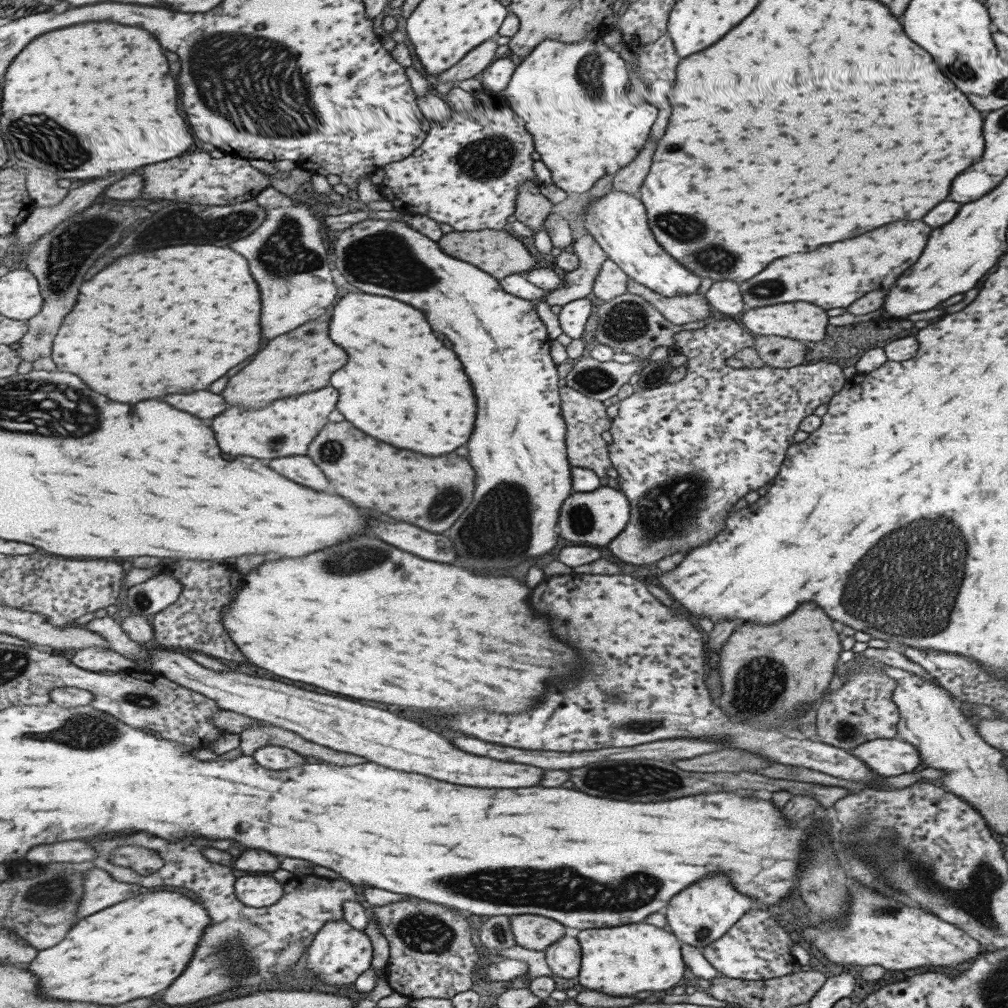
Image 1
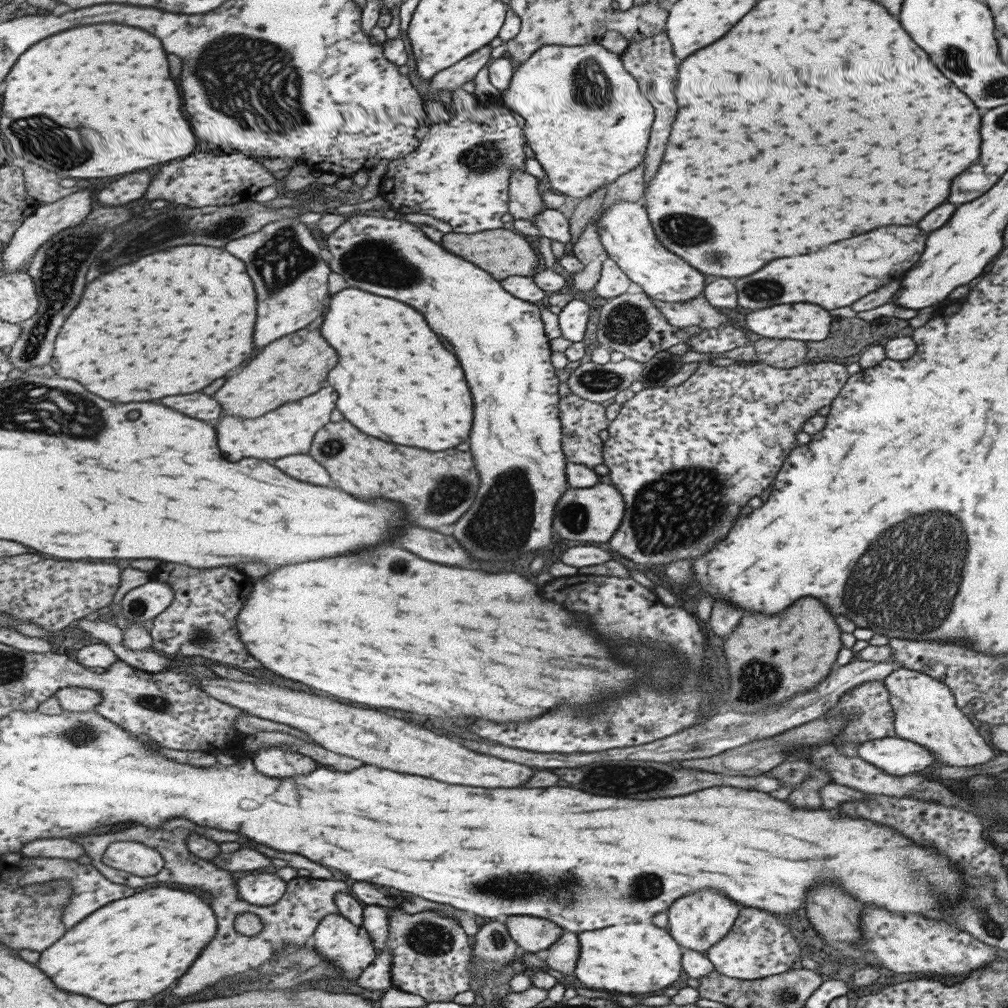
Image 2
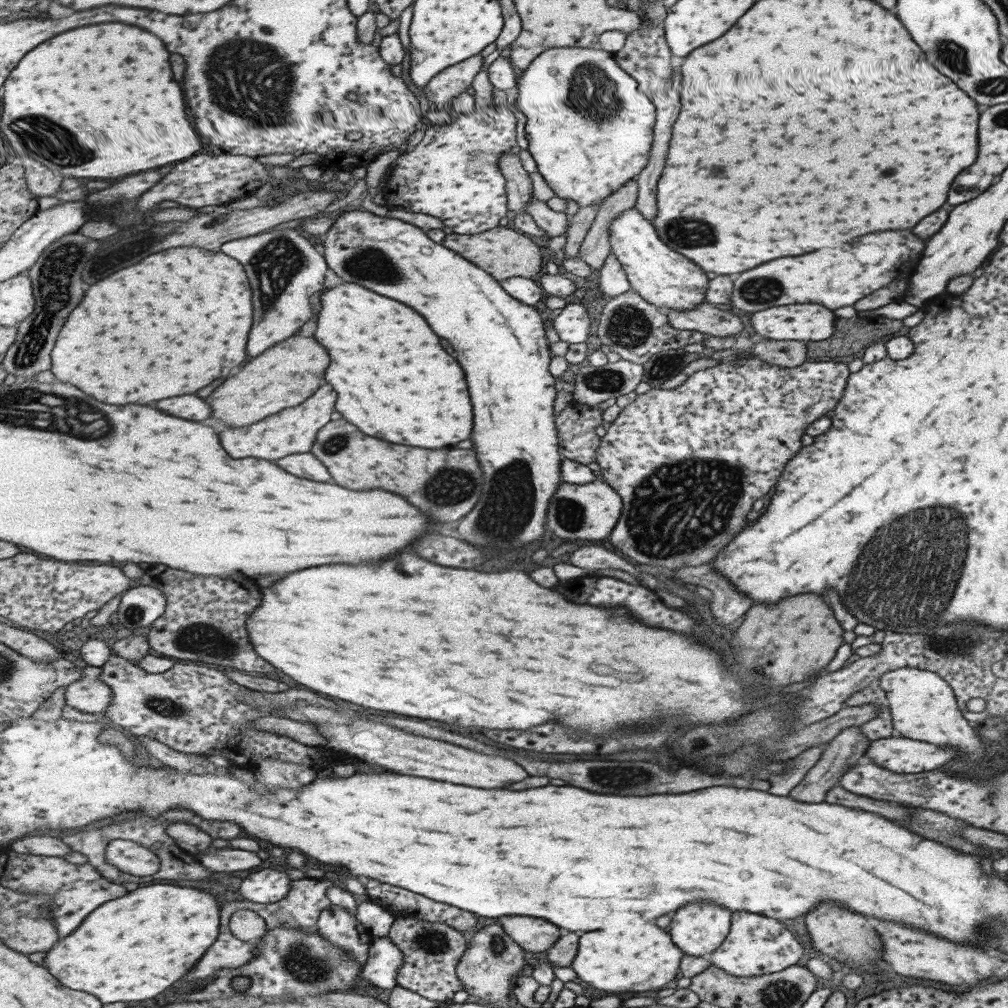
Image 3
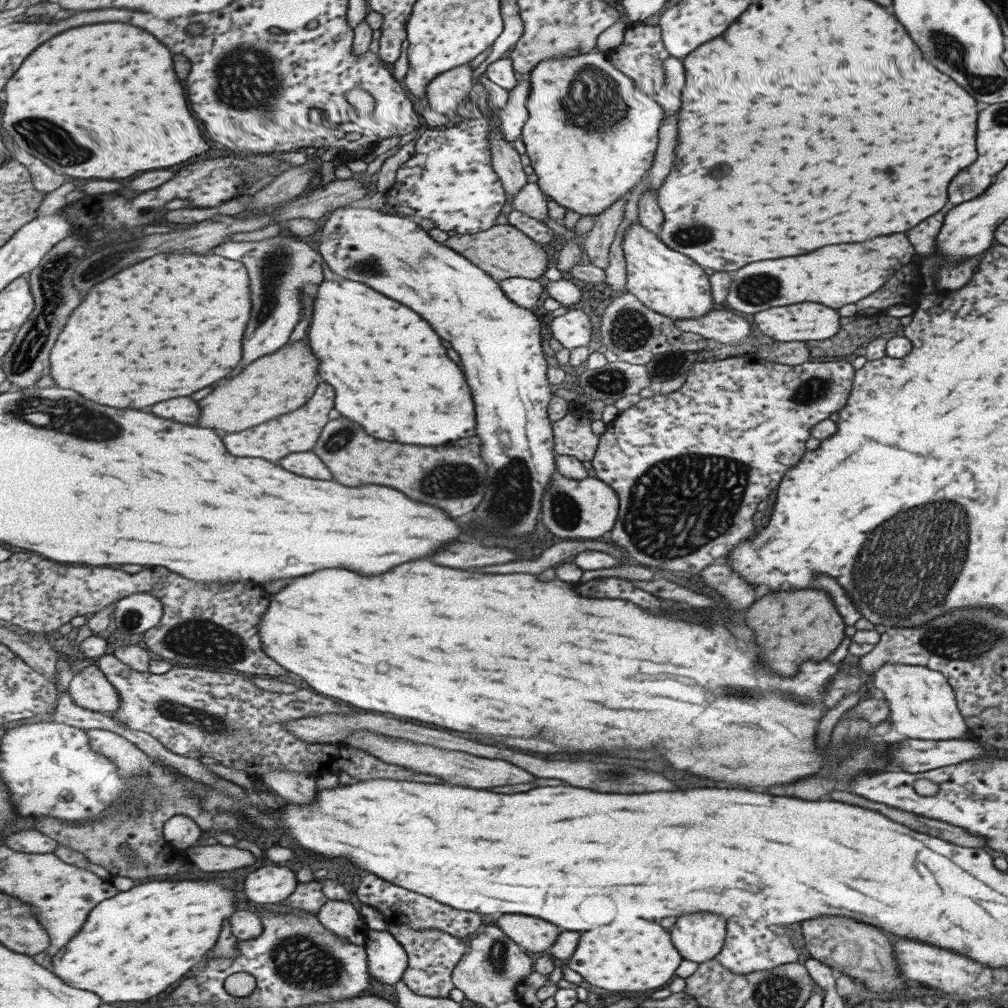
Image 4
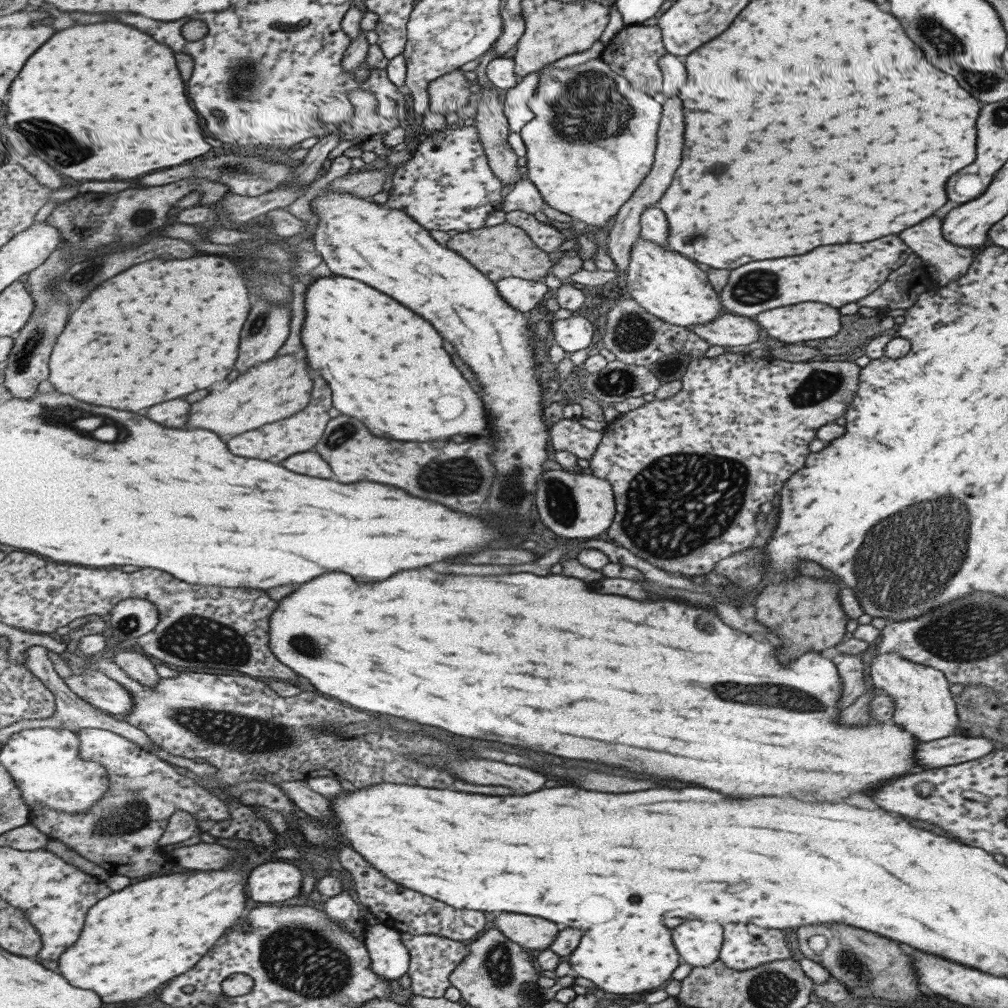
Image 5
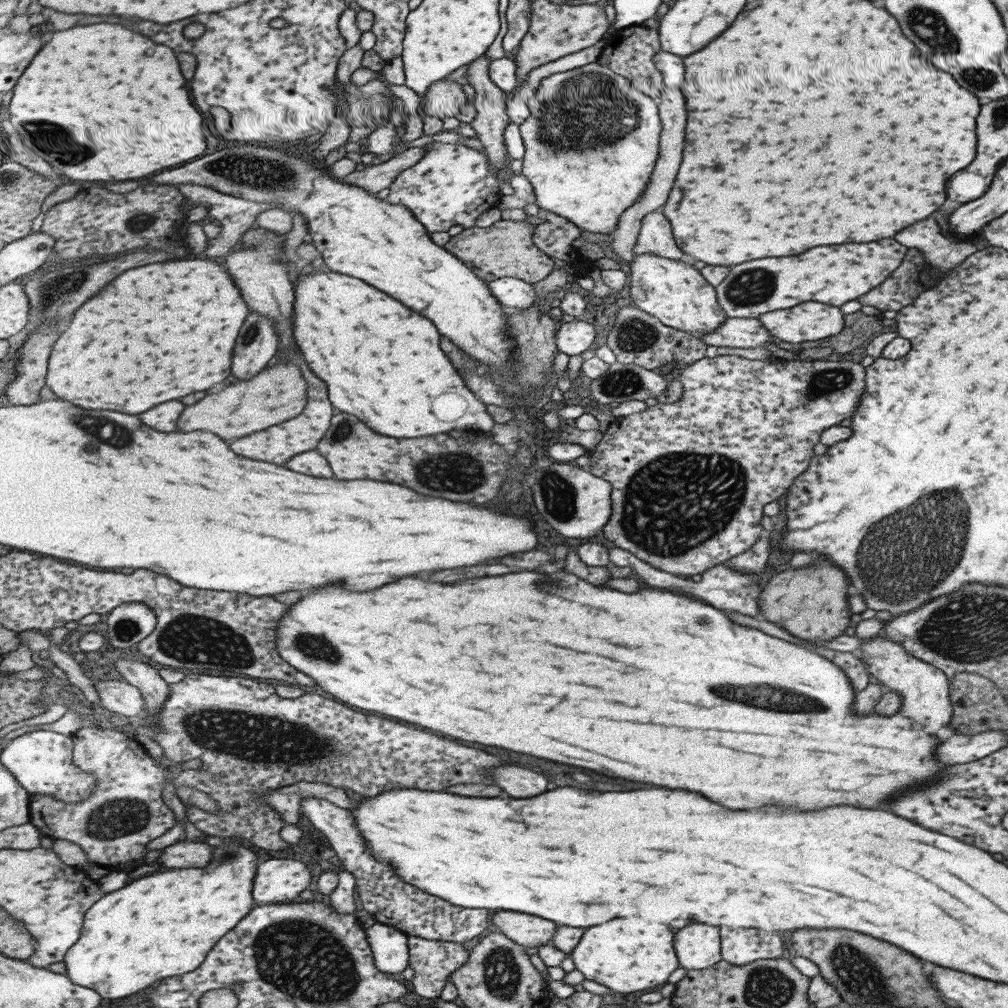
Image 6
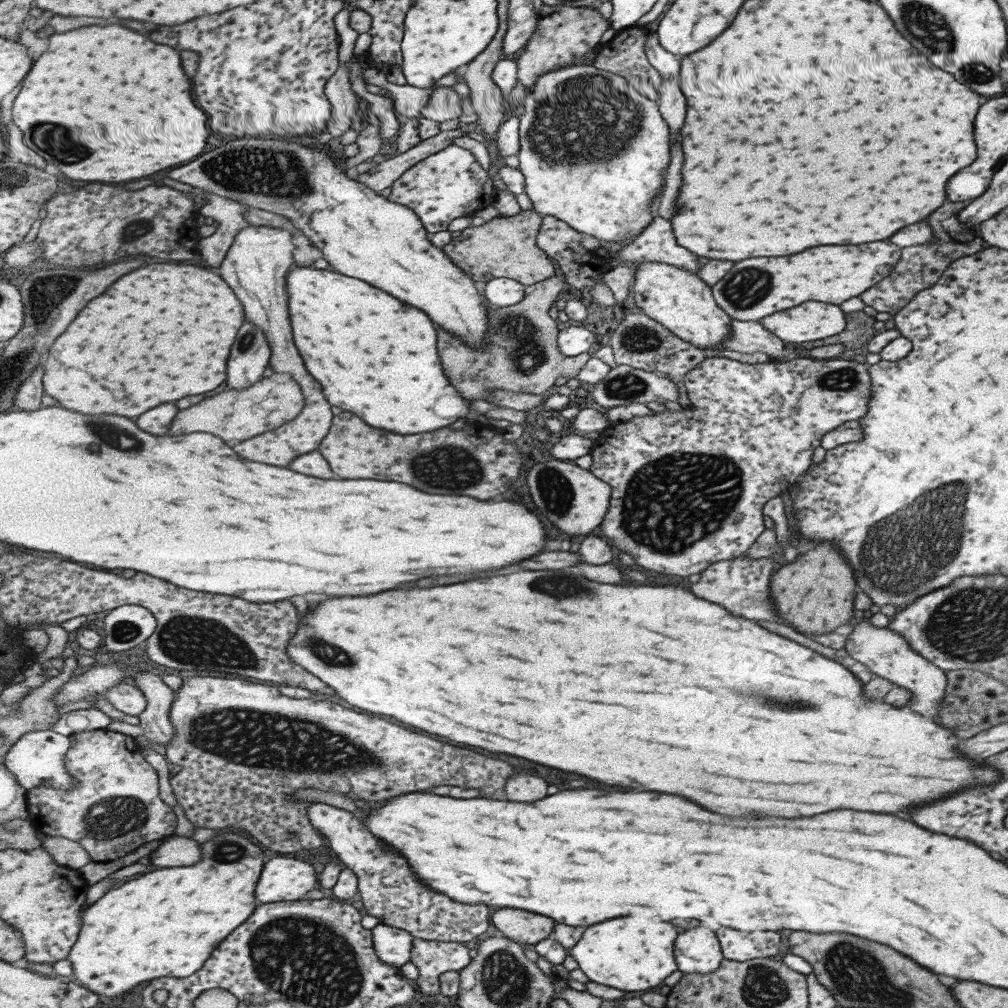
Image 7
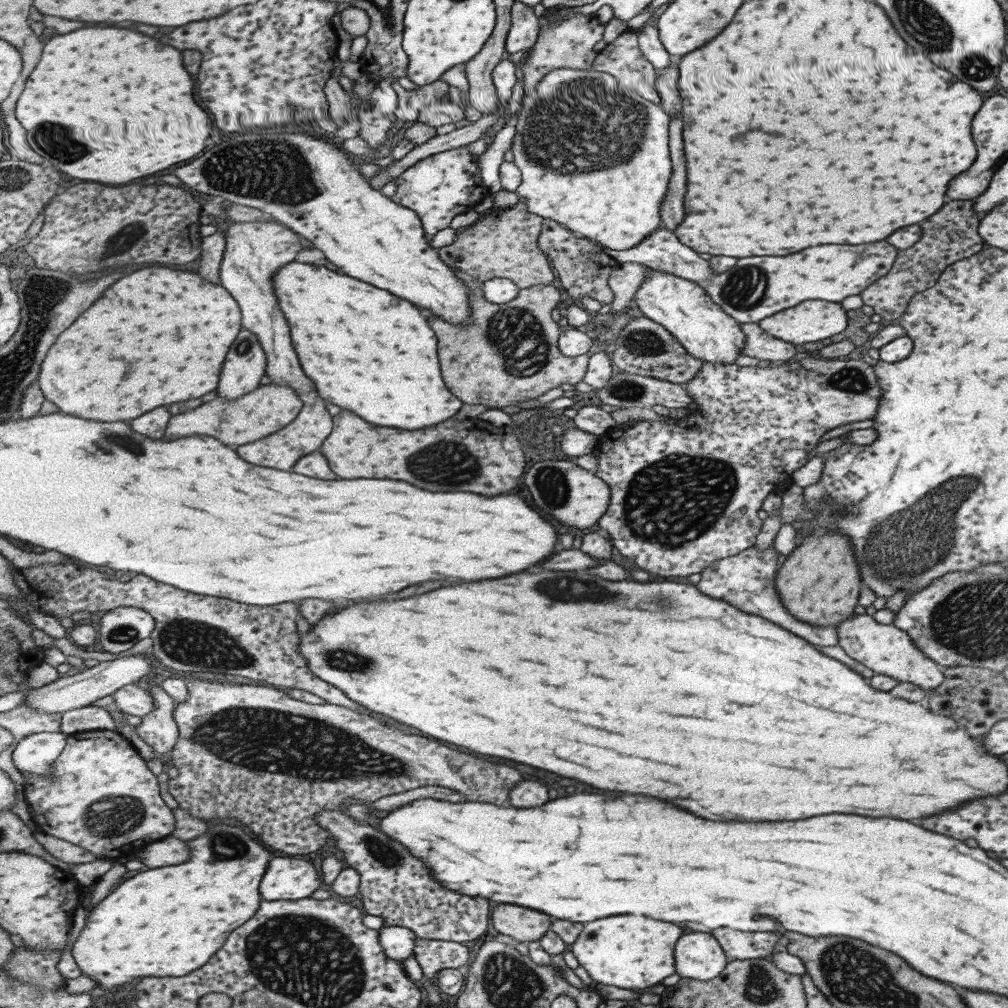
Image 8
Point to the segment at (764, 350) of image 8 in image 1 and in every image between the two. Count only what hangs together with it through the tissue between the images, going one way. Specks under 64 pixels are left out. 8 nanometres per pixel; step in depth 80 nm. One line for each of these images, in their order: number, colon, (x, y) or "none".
1: (685, 308)
2: (698, 312)
3: (704, 318)
4: (721, 325)
5: (727, 329)
6: (734, 332)
7: (749, 336)

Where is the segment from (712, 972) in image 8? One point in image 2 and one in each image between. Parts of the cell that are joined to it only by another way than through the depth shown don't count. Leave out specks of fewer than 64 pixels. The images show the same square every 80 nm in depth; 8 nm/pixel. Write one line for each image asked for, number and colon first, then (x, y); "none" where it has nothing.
2: (697, 922)
3: (698, 929)
4: (699, 938)
5: (704, 938)
6: (703, 951)
7: (698, 951)

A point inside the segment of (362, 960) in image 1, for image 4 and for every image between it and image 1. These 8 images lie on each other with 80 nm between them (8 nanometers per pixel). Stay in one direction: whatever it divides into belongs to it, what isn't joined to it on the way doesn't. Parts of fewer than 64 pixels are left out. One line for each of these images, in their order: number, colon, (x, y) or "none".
2: (341, 942)
3: (343, 928)
4: (340, 916)

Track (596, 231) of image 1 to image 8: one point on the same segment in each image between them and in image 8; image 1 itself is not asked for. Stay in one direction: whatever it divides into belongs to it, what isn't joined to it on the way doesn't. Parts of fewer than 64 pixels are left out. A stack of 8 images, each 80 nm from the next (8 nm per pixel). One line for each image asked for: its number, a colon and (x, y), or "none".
2: (627, 232)
3: (664, 277)
4: (667, 281)
5: (671, 286)
6: (673, 291)
7: (678, 299)
8: (687, 311)

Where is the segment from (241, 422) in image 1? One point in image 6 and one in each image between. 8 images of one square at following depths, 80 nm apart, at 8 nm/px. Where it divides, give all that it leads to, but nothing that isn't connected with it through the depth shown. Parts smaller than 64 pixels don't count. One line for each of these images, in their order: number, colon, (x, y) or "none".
2: (289, 430)
3: (294, 430)
4: (298, 431)
5: (299, 433)
6: (304, 432)

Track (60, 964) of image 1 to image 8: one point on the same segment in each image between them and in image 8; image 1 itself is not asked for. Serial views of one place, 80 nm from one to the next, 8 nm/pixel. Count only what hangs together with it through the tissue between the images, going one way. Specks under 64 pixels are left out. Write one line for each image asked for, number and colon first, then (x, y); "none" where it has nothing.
2: (133, 949)
3: (136, 947)
4: (135, 945)
5: (135, 941)
6: (165, 925)
7: (168, 923)
8: (171, 921)

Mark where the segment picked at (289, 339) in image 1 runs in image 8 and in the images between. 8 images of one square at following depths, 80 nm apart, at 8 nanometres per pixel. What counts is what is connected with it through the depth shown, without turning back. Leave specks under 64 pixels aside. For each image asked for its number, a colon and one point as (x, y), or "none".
2: (296, 366)
3: (287, 375)
4: (282, 382)
5: (279, 388)
6: (279, 393)
7: (276, 400)
8: (269, 408)

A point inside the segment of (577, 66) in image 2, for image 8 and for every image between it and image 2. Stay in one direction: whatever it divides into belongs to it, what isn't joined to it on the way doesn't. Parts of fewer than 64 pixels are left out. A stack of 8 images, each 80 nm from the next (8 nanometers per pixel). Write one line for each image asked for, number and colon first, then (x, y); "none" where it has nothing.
3: (589, 128)
4: (591, 134)
5: (590, 146)
6: (591, 158)
7: (597, 161)
8: (566, 135)

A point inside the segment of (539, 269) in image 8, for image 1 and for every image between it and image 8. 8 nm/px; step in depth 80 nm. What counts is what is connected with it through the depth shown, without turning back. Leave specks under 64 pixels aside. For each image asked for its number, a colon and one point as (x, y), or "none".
1: (501, 254)
2: (506, 252)
3: (505, 253)
4: (503, 251)
5: (506, 250)
6: (507, 248)
7: (505, 247)

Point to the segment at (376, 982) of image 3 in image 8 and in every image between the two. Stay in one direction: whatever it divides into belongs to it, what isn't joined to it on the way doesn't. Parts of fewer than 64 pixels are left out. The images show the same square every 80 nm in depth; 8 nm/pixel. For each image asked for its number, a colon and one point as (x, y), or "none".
4: (388, 960)
5: (390, 957)
6: (390, 946)
7: (394, 946)
8: (399, 942)

